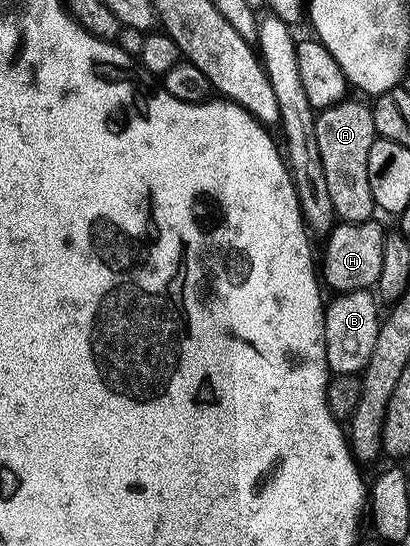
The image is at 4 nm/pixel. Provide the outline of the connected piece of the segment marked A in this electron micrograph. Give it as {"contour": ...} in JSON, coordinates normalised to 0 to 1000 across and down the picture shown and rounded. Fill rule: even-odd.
{"contour":[[[841,185],[771,212],[776,280],[785,280],[785,310],[795,310],[795,341],[815,361],[822,403],[837,408],[902,407],[920,392],[910,348],[902,346],[902,277],[922,249],[912,236],[905,194],[893,187]]]}

